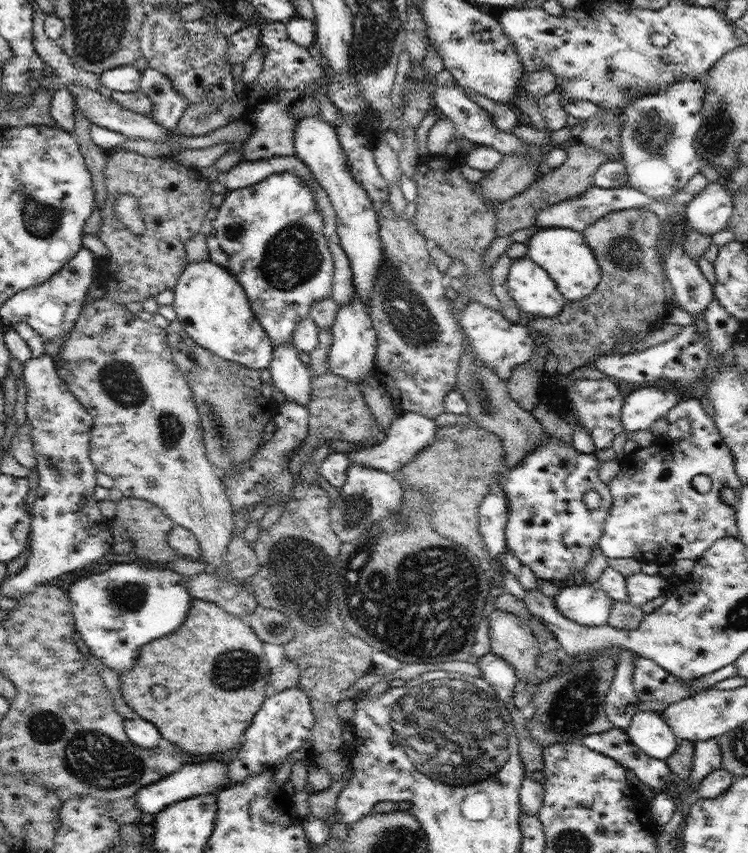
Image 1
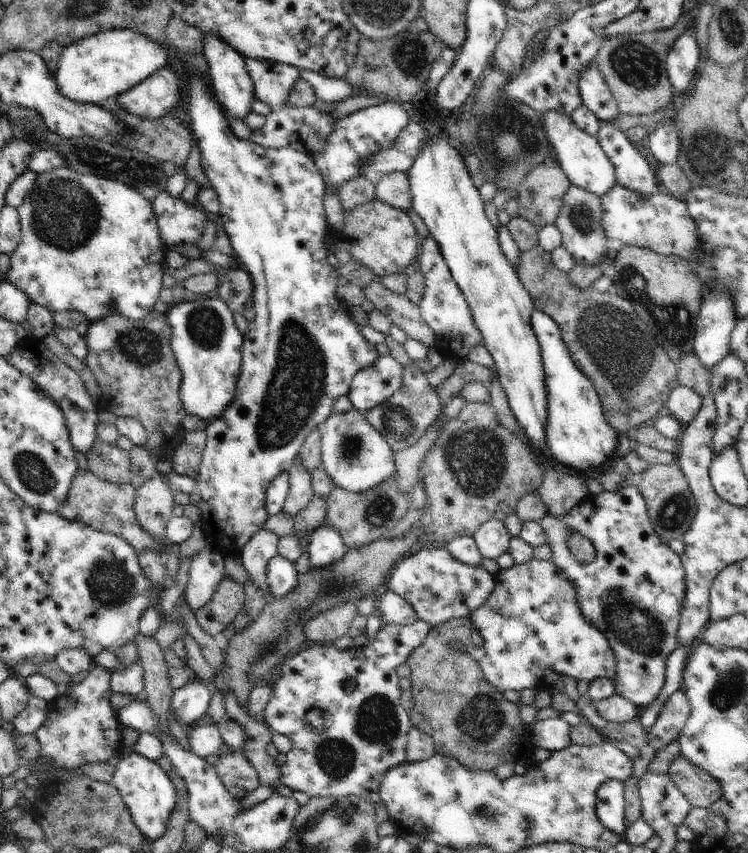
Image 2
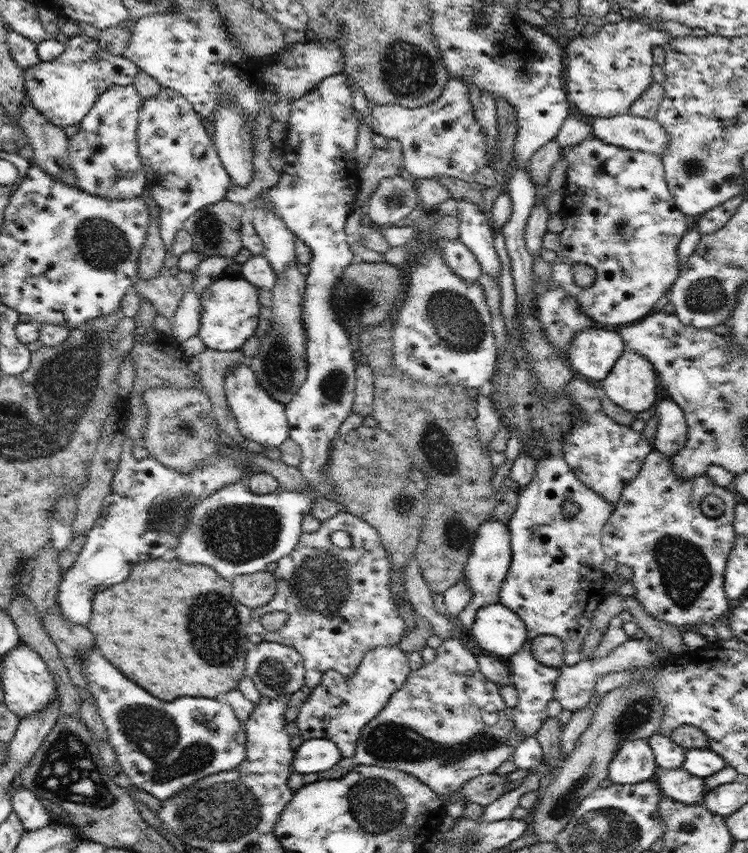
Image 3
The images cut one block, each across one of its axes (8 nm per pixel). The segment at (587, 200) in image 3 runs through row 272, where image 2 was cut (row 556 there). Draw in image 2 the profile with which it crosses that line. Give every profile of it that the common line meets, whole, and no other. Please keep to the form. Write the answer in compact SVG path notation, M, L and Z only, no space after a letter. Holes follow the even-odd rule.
M636 482L620 487L615 493L604 491L598 496L588 495L578 506L564 516L546 514L538 520L548 537L552 562L562 569L574 584L583 617L609 640L615 654L615 692L630 699L641 711L645 710L664 686L664 672L668 656L679 646L677 632L685 599L685 572L681 558L659 537L654 530L647 504L638 492ZM572 534L585 536L595 548L591 563L579 563L568 546Z

